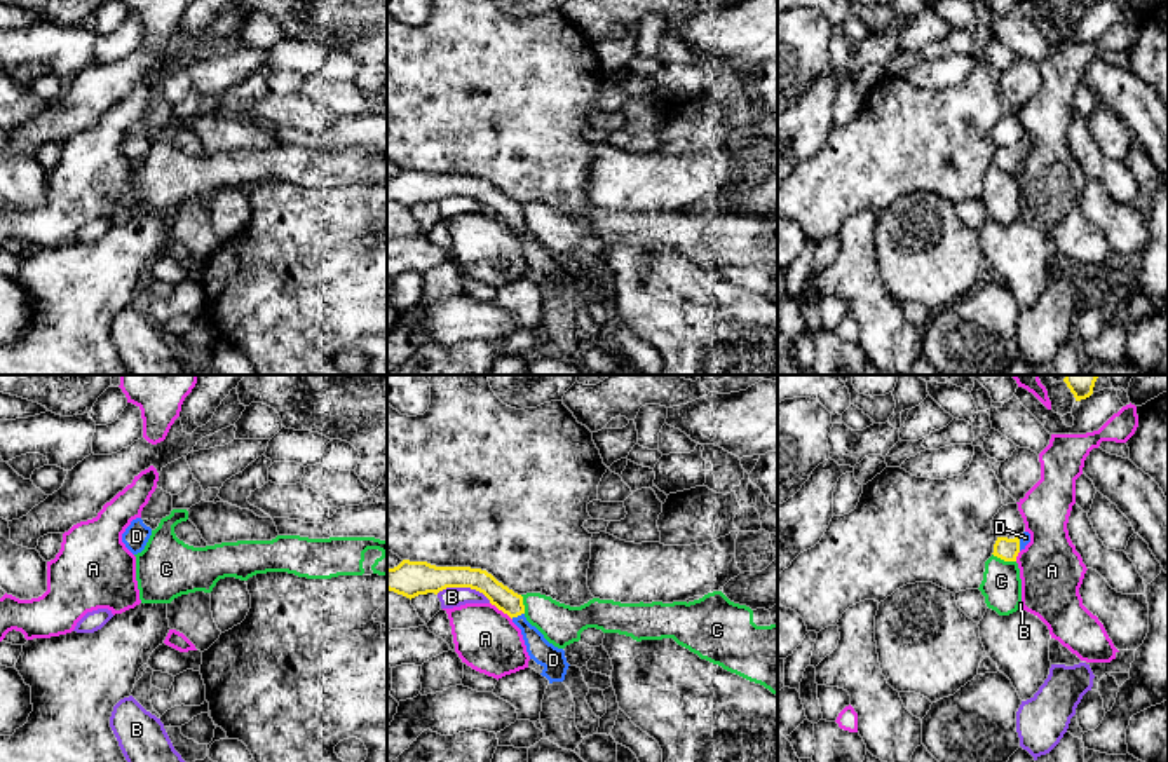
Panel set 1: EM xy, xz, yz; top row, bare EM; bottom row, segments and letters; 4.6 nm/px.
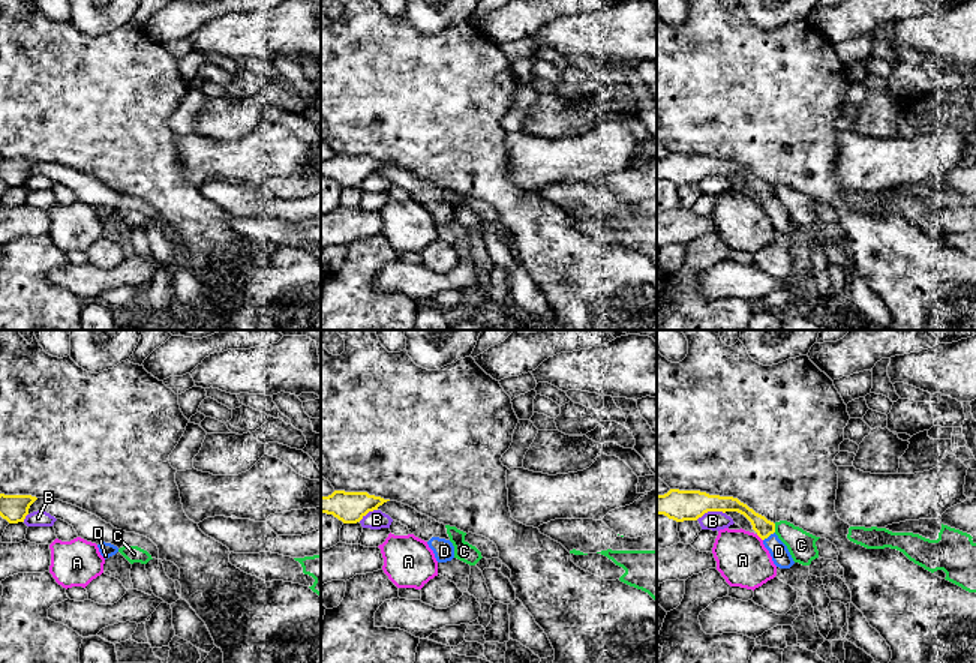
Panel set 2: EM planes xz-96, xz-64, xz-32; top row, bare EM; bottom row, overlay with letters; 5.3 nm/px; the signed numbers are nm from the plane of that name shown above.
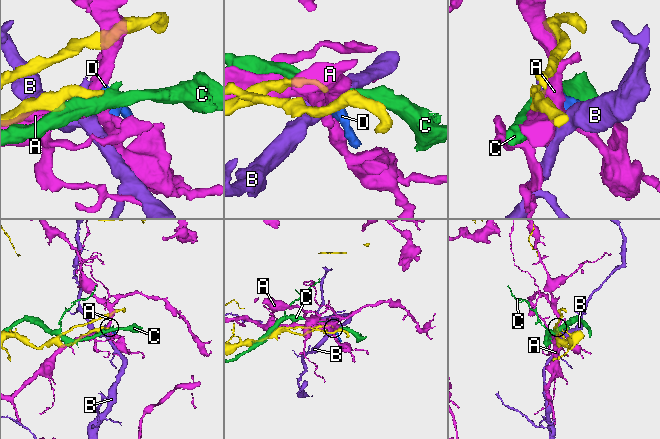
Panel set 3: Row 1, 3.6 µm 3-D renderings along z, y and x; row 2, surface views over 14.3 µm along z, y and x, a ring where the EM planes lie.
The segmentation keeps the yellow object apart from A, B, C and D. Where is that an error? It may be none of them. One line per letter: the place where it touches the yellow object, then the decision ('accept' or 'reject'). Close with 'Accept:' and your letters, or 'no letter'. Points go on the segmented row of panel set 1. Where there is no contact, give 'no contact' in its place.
A: xz (501, 609) | reject
B: xz (464, 586) | reject
C: yz (1005, 560) | reject
D: xz (516, 616) | accept
Accept: D

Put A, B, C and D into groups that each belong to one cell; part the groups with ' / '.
A / B / C / D

